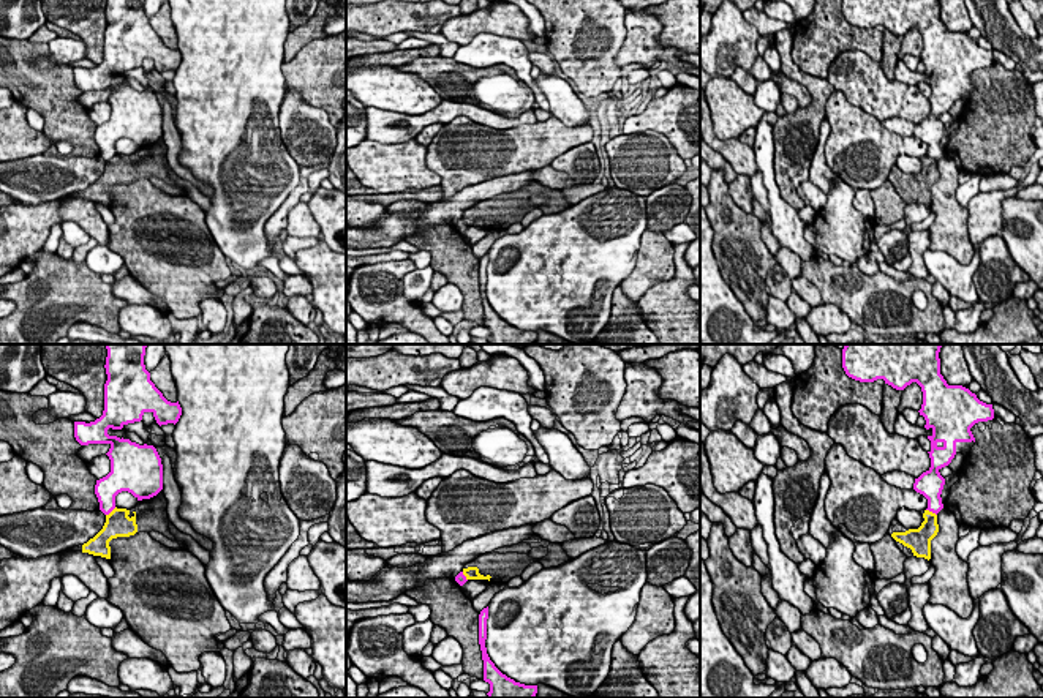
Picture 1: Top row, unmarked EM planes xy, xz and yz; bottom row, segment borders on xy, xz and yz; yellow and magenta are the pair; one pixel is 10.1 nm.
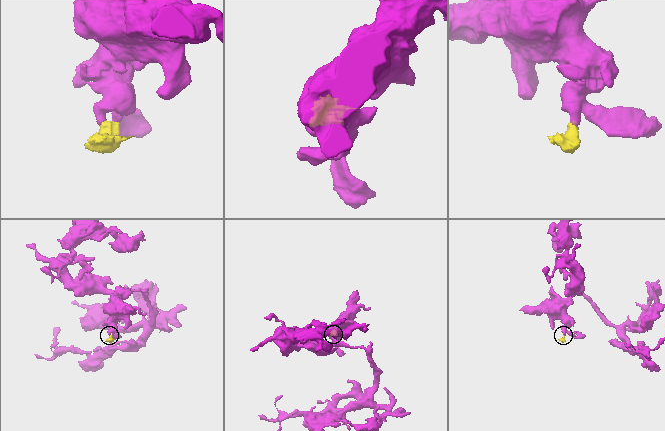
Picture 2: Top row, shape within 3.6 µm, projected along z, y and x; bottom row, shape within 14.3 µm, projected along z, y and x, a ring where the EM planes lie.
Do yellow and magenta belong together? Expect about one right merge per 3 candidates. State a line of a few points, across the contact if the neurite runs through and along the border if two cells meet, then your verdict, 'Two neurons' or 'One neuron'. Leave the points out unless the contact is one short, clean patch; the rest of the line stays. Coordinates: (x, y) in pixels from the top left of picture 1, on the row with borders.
Line: yz (926, 509), (936, 515). Two neurons

